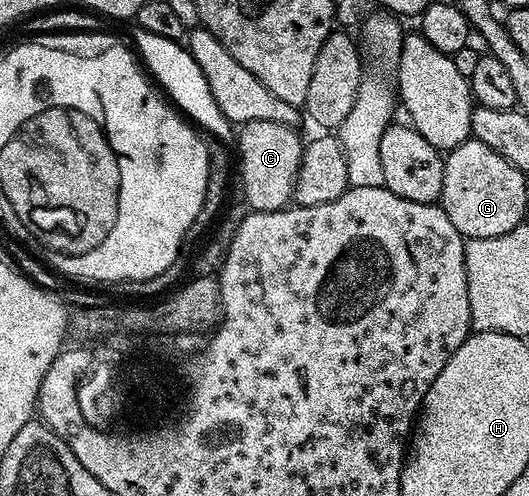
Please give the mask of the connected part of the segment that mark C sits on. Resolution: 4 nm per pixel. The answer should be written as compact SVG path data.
M250 122L241 124L234 141L234 152L240 155L240 184L244 187L244 200L253 212L276 212L279 208L289 207L296 191L296 175L300 169L300 159L304 153L304 144L296 133L295 127L278 122Z

